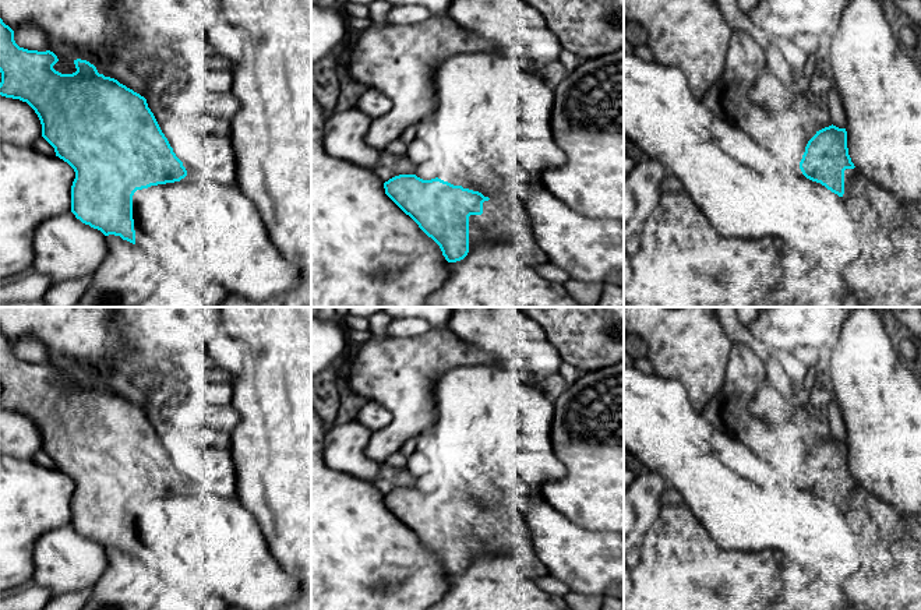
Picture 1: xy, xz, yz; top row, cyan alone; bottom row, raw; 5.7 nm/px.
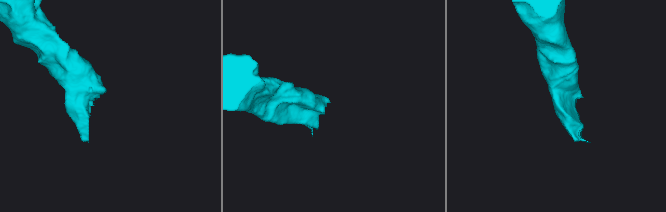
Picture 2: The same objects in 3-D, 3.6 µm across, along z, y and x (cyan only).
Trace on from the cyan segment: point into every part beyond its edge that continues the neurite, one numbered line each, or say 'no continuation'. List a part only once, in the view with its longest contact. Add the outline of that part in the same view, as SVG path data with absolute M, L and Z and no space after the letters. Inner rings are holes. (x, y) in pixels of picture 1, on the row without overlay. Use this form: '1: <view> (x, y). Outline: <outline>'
1: xz (482, 540). Outline: M495 509L483 515L481 528L469 529L469 561L480 554L498 553L498 536L504 529L502 516L504 511Z

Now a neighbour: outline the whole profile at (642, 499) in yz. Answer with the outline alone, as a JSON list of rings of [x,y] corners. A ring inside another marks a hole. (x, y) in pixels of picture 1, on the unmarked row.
[[[643,469],[624,490],[624,557],[631,549],[642,546],[647,530],[660,515],[660,498],[667,486],[661,476]]]

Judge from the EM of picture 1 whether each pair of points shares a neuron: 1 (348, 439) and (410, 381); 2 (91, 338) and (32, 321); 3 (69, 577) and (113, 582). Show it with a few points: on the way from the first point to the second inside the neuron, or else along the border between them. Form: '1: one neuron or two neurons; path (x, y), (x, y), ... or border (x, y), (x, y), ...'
1: two neurons; border (373, 432), (364, 454), (380, 464)
2: one neuron; path (77, 327), (71, 321), (46, 321)
3: two neurons; border (105, 549), (106, 570), (92, 585)

